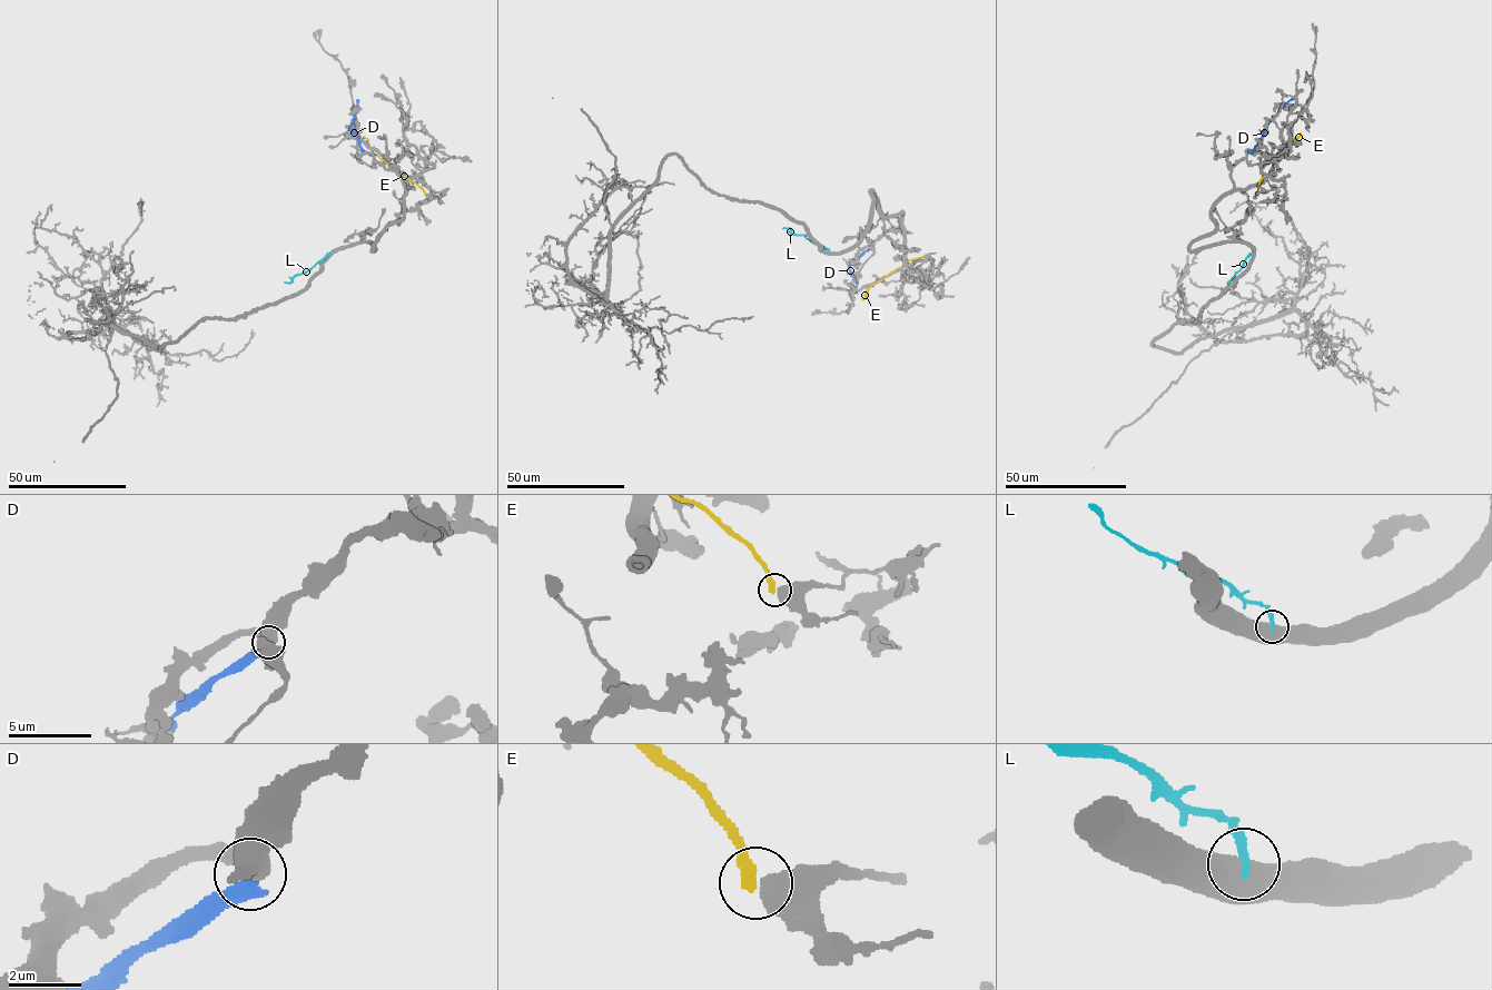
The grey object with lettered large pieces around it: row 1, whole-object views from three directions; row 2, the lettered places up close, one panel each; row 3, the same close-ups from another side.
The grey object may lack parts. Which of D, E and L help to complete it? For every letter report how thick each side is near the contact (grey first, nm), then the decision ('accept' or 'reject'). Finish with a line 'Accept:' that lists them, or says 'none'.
D: 400 nm thick on the grey side, 360 nm on the other; reject
E: 650 nm thick on the grey side, 300 nm on the other; reject
L: 750 nm thick on the grey side, 260 nm on the other; reject
Accept: none

